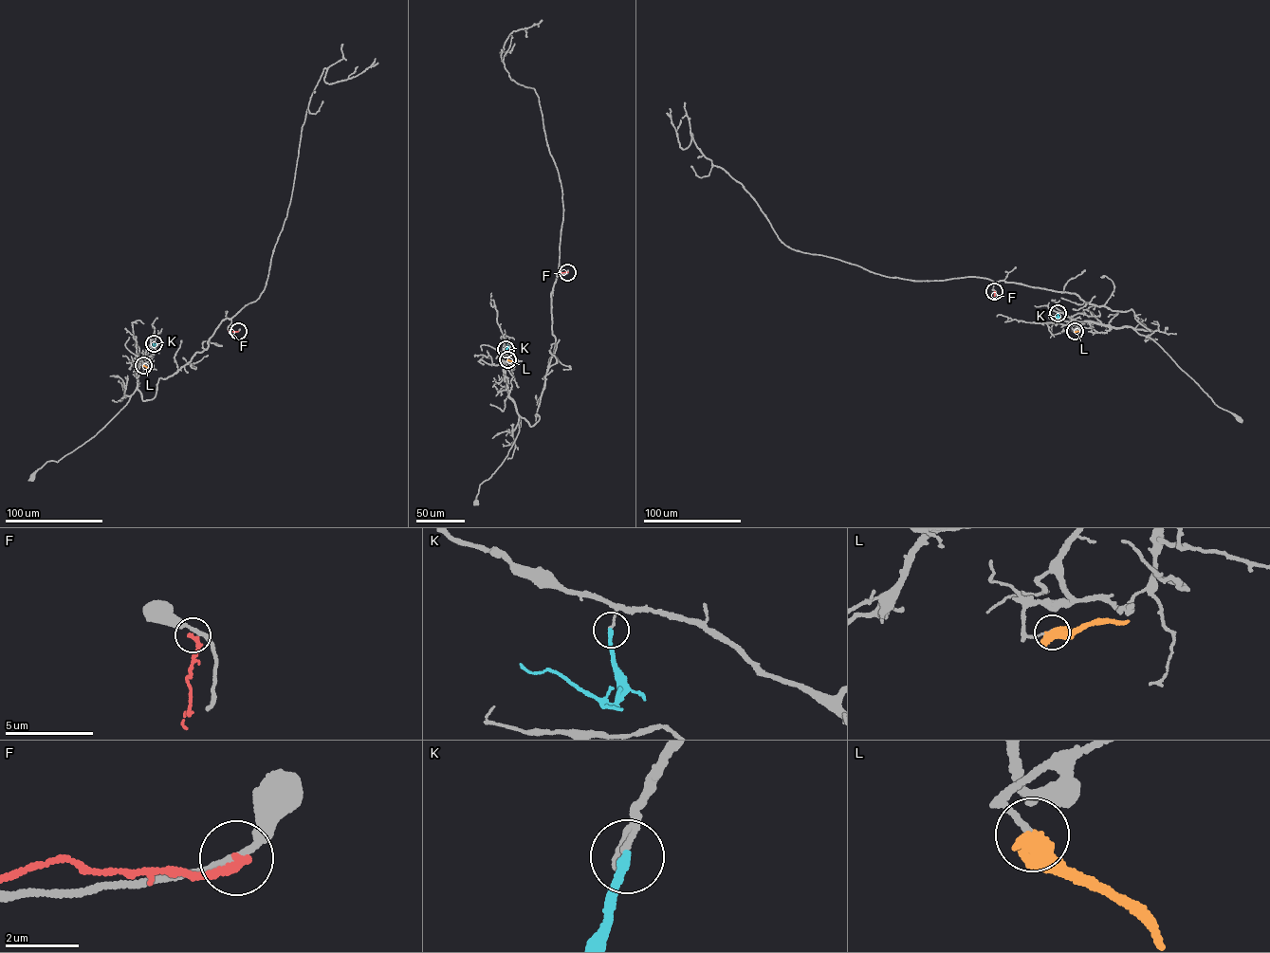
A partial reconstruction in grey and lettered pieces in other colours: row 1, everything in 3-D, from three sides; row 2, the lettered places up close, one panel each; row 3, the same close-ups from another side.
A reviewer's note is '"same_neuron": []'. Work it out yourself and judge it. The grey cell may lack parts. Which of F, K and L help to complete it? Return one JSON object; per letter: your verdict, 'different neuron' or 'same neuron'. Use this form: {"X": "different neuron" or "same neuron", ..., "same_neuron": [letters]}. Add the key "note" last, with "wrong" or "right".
{"F": "different neuron", "K": "different neuron", "L": "different neuron", "same_neuron": [], "note": "right"}

